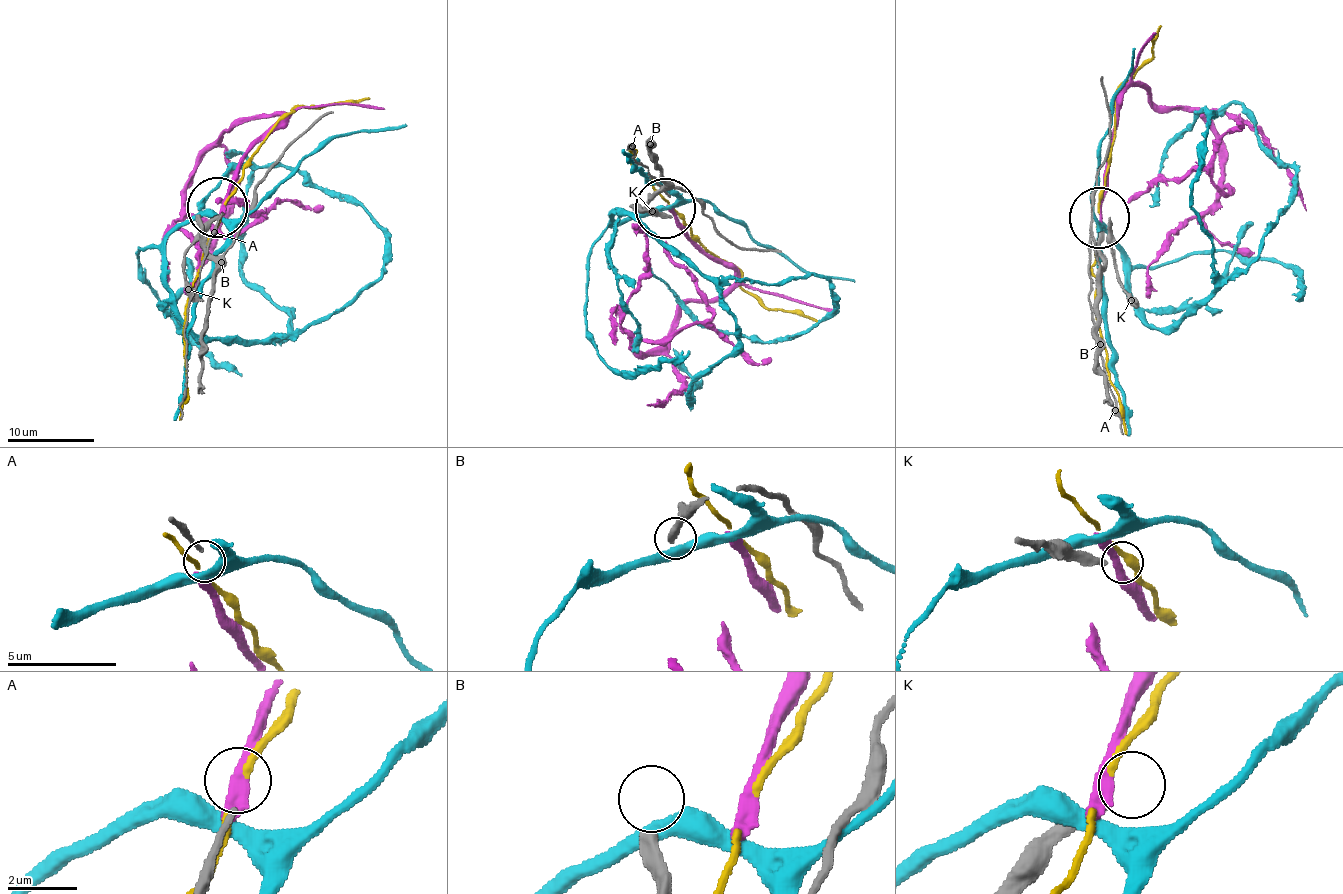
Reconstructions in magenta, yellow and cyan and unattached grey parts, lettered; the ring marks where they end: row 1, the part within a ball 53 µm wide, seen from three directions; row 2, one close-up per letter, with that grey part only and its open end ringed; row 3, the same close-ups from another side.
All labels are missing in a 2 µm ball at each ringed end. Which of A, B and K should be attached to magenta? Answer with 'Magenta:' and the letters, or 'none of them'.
Magenta: none of them

